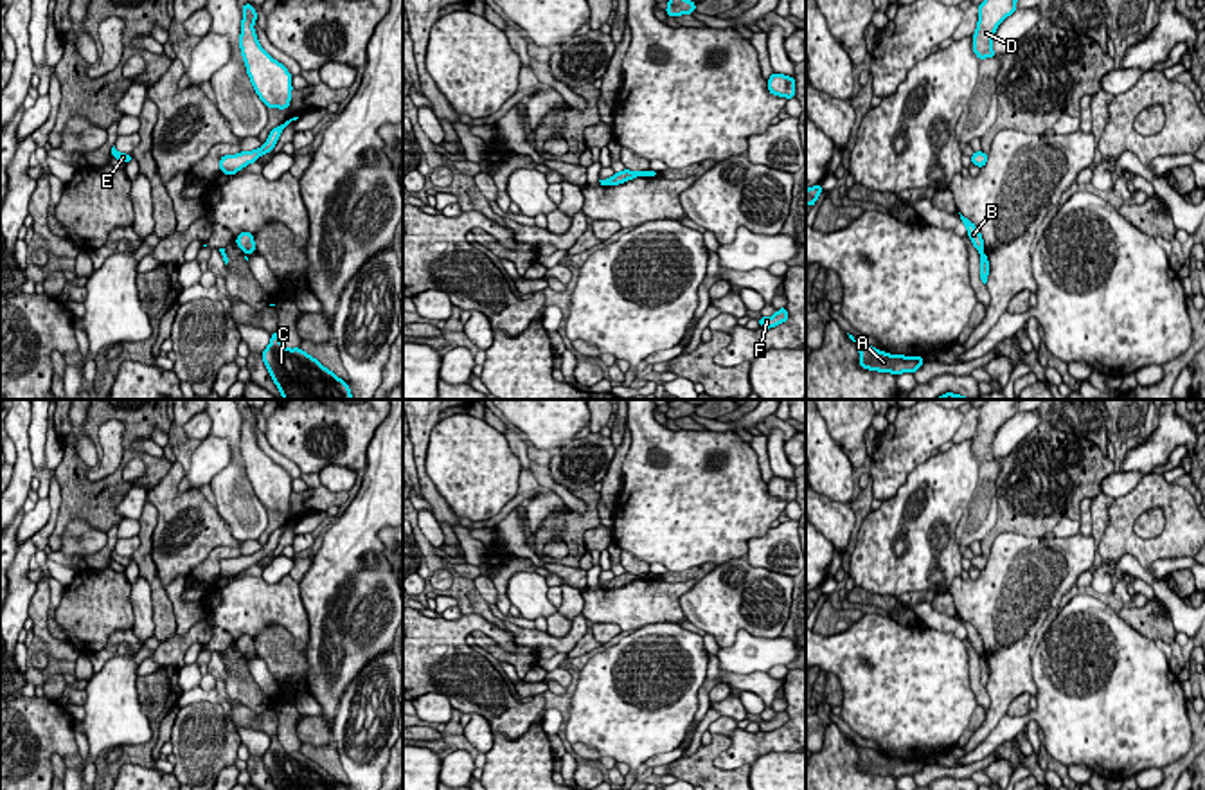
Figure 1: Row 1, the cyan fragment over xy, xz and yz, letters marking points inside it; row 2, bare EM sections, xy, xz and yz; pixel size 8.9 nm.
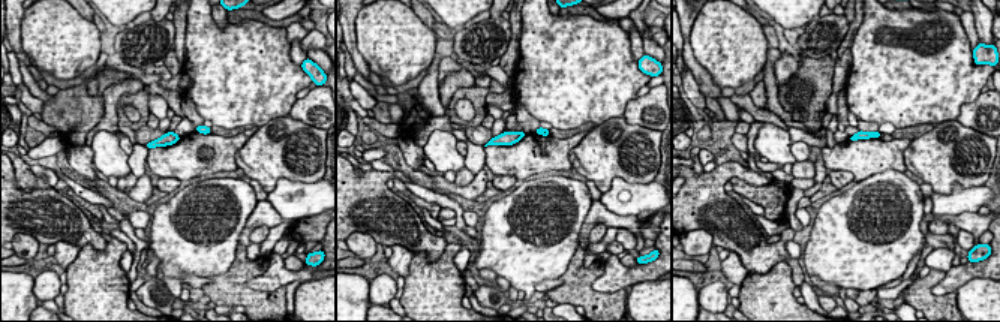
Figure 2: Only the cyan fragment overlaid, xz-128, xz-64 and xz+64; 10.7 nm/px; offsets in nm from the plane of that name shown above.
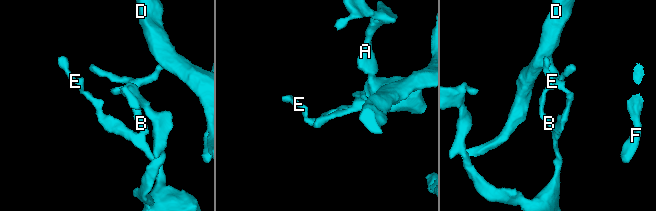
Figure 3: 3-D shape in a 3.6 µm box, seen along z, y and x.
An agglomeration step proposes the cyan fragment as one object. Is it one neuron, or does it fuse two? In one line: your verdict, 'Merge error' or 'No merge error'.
Merge error

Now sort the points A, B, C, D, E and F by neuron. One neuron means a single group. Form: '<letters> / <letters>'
A C E / B D F

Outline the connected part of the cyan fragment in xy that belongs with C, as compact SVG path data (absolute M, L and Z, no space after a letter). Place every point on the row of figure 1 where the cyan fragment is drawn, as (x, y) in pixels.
M273 331L263 362L284 399L353 399L349 385L300 347L288 349Z

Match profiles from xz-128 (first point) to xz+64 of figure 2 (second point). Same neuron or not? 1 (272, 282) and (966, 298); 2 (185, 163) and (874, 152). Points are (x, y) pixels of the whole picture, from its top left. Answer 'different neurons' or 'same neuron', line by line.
1: different neurons
2: same neuron

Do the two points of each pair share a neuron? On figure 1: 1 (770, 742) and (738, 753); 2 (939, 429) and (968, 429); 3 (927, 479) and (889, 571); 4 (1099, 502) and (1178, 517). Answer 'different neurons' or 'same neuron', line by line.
1: same neuron
2: different neurons
3: same neuron
4: different neurons

